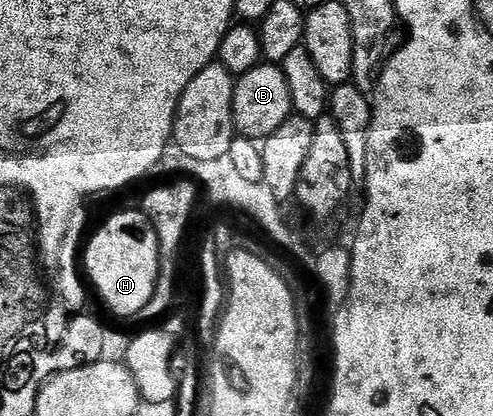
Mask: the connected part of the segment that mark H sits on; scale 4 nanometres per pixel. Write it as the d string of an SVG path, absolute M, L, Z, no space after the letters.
M143 210L120 211L112 215L96 232L87 240L88 248L84 251L84 267L88 270L88 279L96 286L100 299L116 315L131 320L154 297L154 289L160 280L160 246L158 245L158 233L152 228Z

